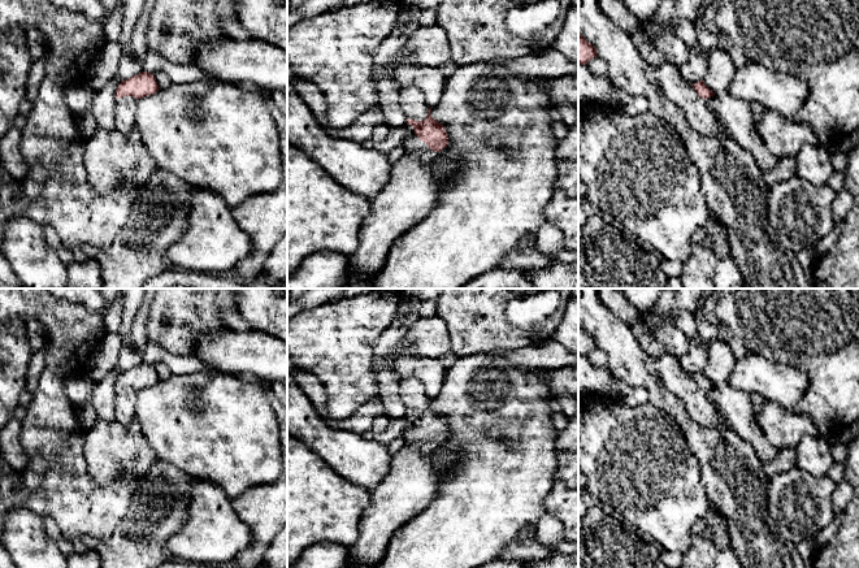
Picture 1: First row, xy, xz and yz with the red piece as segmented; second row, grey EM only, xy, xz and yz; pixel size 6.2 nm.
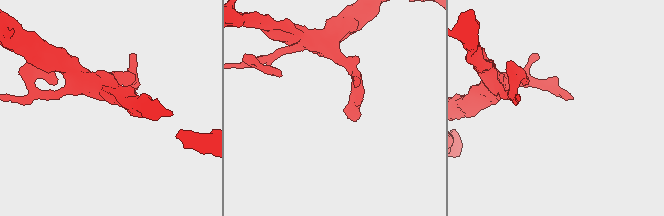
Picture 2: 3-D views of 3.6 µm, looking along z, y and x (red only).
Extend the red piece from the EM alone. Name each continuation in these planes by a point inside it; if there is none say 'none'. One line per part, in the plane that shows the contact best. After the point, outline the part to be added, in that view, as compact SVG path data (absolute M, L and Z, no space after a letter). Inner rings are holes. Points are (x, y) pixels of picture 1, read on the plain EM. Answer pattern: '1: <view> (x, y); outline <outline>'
1: xz (412, 436); outline M407 415L405 420L407 420L407 426L403 434L405 445L415 446L417 443L422 443L425 446L424 452L428 452L435 443L431 442L426 434L418 430L418 428L415 425L415 421L411 416Z

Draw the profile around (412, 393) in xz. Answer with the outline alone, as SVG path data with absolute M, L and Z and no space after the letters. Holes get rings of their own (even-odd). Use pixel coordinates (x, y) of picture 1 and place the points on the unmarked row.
M405 378L398 382L400 399L407 409L424 412L428 407L429 398L421 381Z

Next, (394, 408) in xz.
M398 382L379 385L379 398L385 408L385 416L390 421L407 416L407 407L400 399Z

